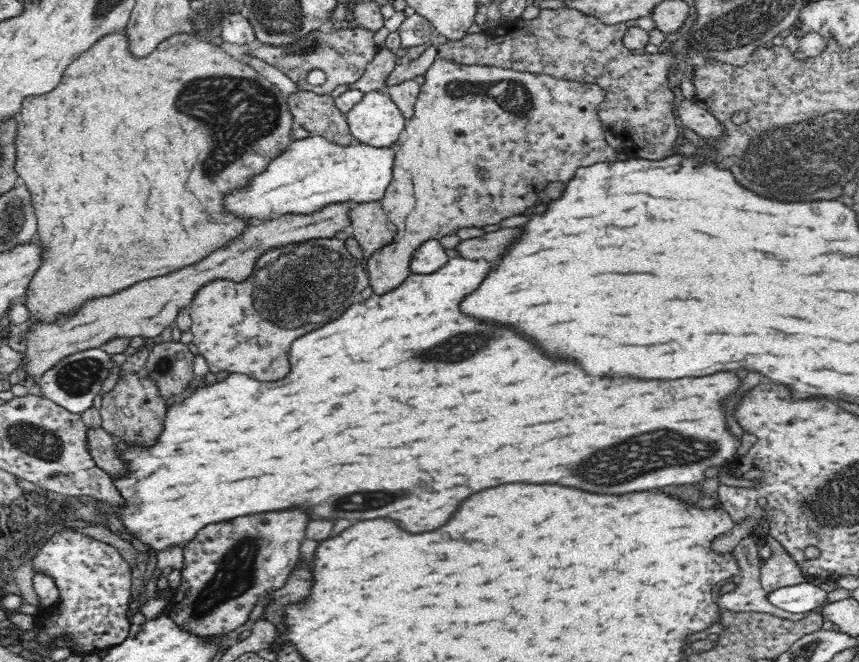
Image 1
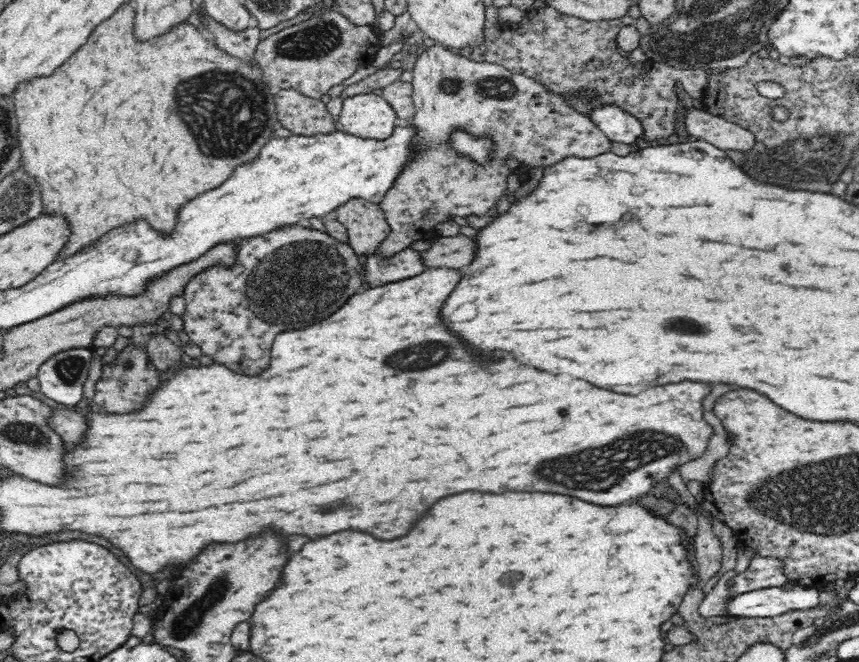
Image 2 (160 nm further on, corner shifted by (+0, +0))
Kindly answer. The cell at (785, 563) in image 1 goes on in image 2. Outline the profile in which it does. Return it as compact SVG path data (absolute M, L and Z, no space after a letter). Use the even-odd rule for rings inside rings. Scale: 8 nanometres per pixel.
M756 555L750 560L748 568L743 572L736 572L726 581L725 586L730 594L736 595L760 588L783 587L786 582L780 559Z

